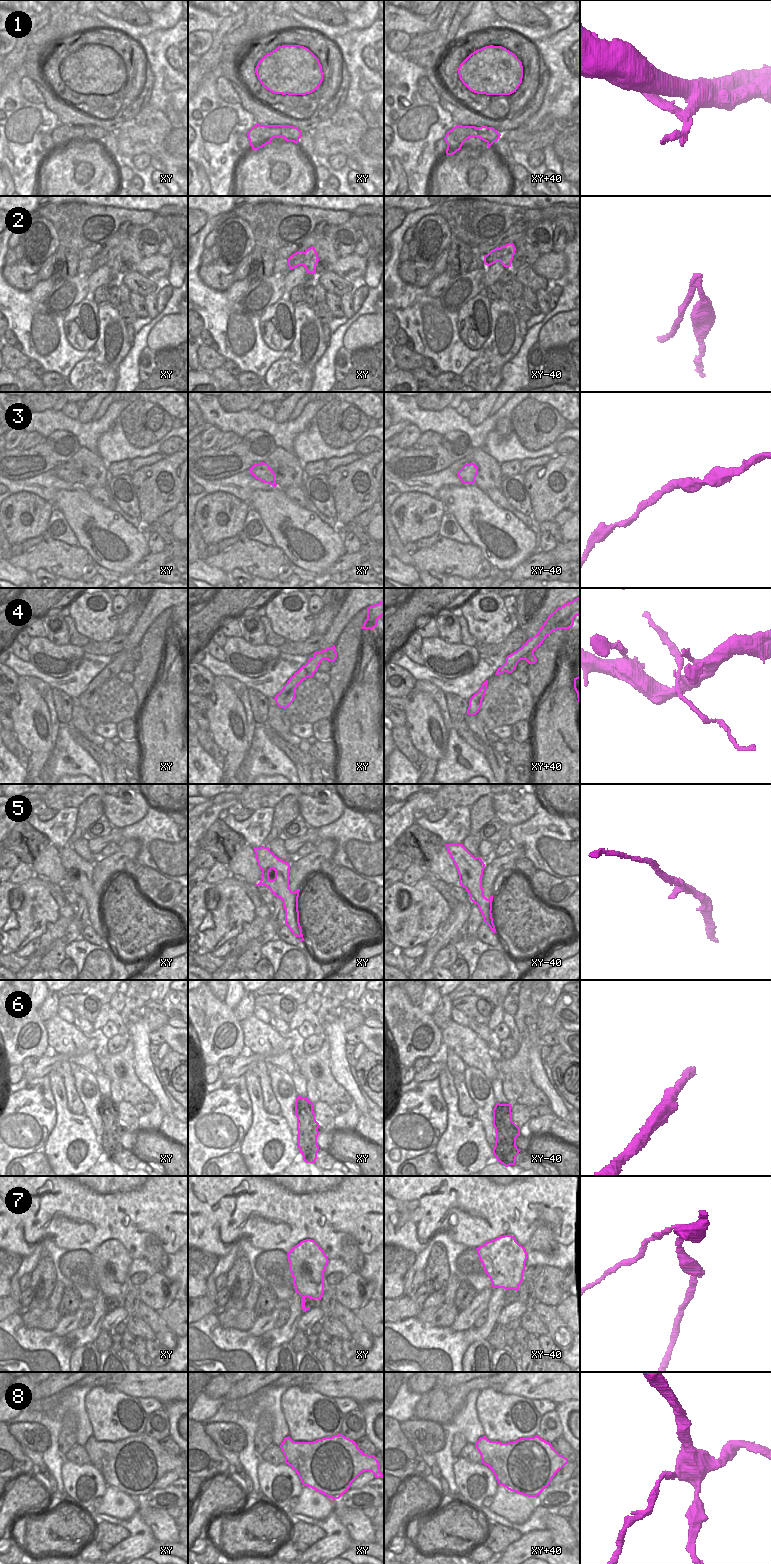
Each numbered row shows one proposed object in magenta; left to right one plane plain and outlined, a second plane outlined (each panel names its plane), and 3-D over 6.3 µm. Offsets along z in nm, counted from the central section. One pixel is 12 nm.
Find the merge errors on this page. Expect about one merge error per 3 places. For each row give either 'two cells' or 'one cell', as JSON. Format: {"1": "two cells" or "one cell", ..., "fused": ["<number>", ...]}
{"1": "two cells", "2": "two cells", "3": "one cell", "4": "two cells", "5": "one cell", "6": "one cell", "7": "two cells", "8": "two cells", "fused": ["1", "2", "4", "7", "8"]}

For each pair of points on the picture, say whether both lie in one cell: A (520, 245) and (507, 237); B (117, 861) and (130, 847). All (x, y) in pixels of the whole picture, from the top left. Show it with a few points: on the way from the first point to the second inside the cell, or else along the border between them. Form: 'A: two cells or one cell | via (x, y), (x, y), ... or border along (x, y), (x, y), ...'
A: two cells | border along (523, 236), (513, 243)
B: one cell | via (119, 857), (126, 851)

